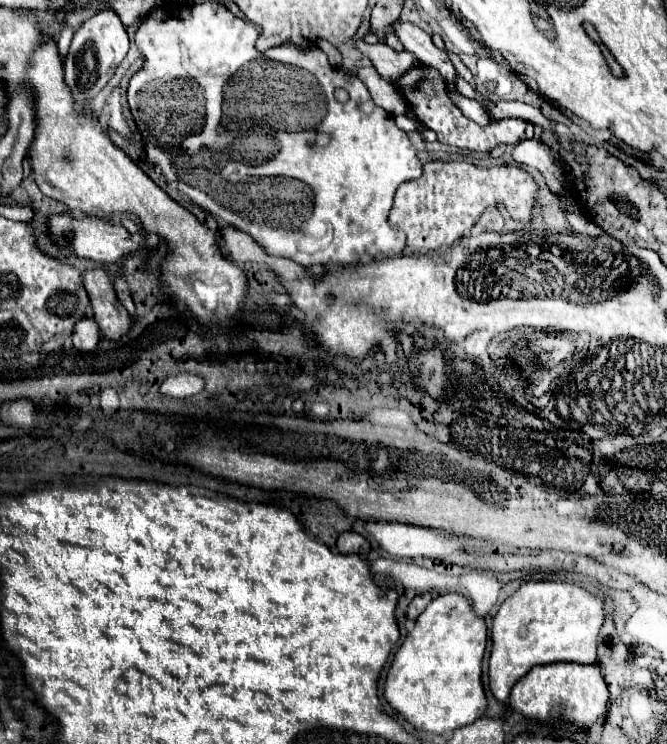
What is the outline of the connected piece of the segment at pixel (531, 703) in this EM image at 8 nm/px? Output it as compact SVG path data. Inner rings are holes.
M546 663L546 667L534 667L530 673L526 673L518 683L512 687L510 693L510 705L520 711L528 719L536 721L548 721L548 719L564 719L572 721L580 727L592 727L598 717L602 717L608 711L608 687L602 677L598 663Z

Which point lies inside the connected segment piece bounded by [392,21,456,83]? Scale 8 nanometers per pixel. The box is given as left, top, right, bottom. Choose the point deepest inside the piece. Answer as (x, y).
(417, 41)

